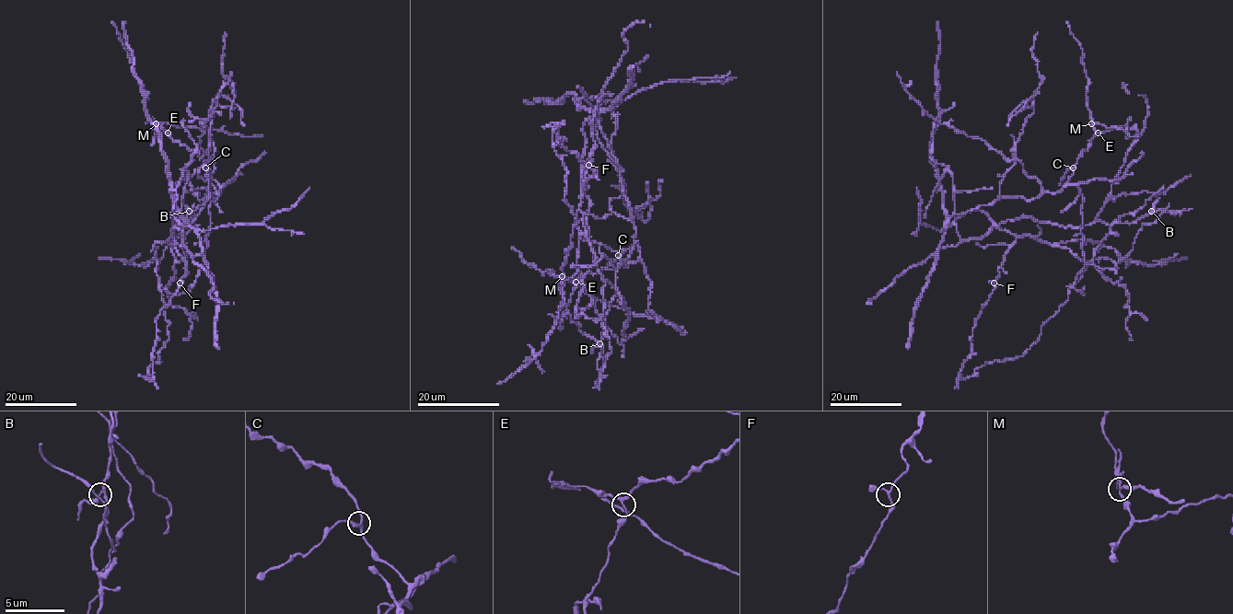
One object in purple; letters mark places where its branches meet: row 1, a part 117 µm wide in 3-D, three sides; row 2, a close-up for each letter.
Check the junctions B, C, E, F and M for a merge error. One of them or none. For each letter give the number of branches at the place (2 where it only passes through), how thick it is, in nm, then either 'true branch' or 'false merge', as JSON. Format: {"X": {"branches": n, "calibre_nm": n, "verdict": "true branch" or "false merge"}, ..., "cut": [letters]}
{"B": {"branches": 3, "calibre_nm": 160, "verdict": "true branch"}, "C": {"branches": 3, "calibre_nm": 190, "verdict": "true branch"}, "E": {"branches": 3, "calibre_nm": 200, "verdict": "true branch"}, "F": {"branches": 3, "calibre_nm": 170, "verdict": "true branch"}, "M": {"branches": 3, "calibre_nm": 170, "verdict": "false merge"}, "cut": ["M"]}

